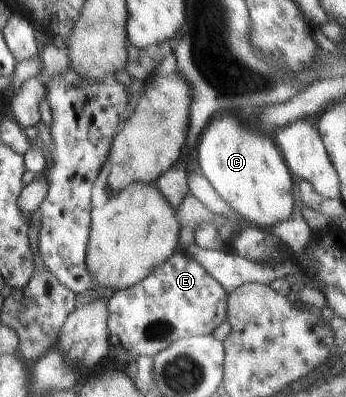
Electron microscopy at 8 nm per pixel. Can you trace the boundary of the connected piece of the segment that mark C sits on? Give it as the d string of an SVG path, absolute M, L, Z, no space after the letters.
M221 115L209 123L196 149L201 173L213 189L241 215L241 225L271 229L291 217L295 203L291 172L278 145L273 145L265 133L245 127L233 115Z

